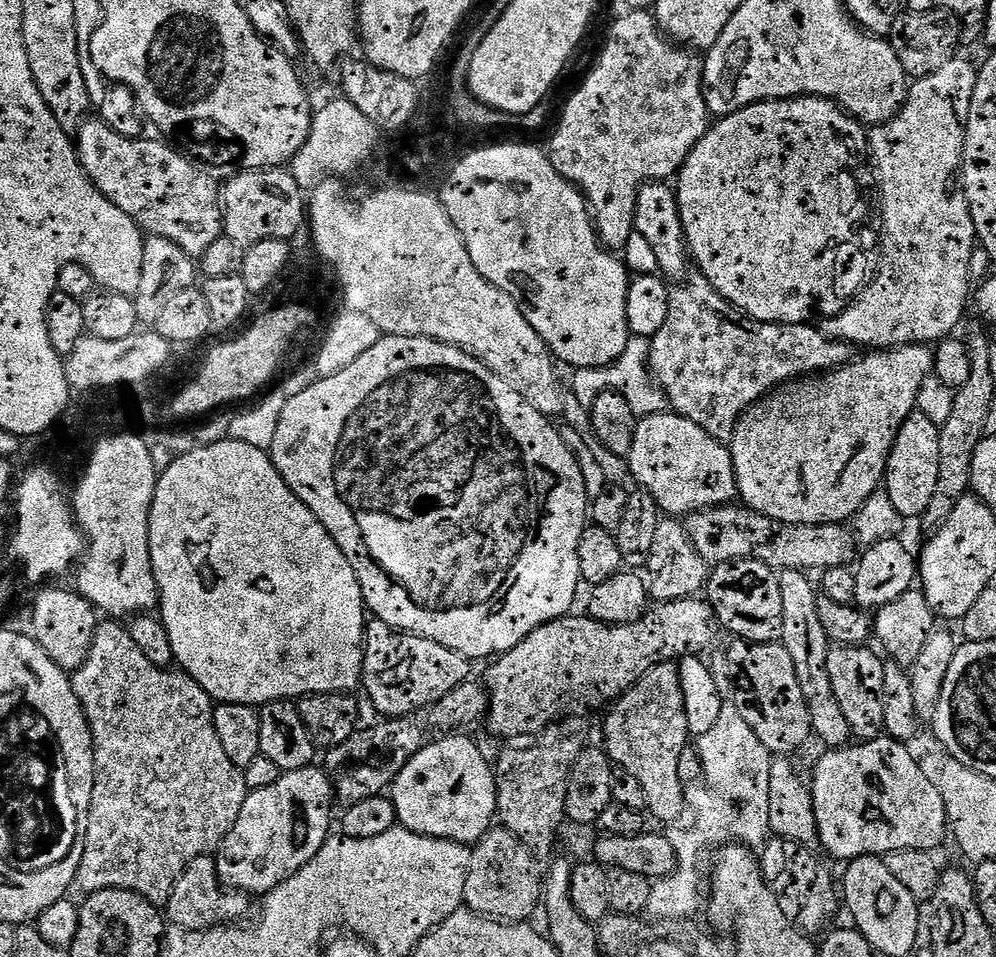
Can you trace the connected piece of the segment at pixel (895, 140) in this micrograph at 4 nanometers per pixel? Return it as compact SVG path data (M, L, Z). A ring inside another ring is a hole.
M953 58L947 60L945 64L943 64L942 66L938 66L938 70L934 70L934 74L913 79L908 89L908 96L904 100L904 105L900 107L900 113L898 113L894 118L890 118L884 124L877 124L871 129L870 160L872 156L873 162L876 163L876 172L878 175L880 175L880 204L882 207L884 207L884 213L882 213L880 216L880 224L878 223L878 267L875 269L874 275L871 277L870 283L867 285L867 287L863 289L863 291L861 291L857 299L853 300L852 303L849 304L848 307L840 313L840 315L829 316L823 321L822 331L824 331L824 333L827 334L831 340L845 340L845 342L853 346L859 346L859 344L861 344L861 346L864 347L864 350L891 350L894 348L902 348L906 344L923 344L925 346L932 346L945 338L951 337L953 333L955 333L952 331L954 331L955 328L959 326L960 319L962 319L964 316L964 307L966 307L967 304L968 306L970 304L970 288L968 292L968 284L970 285L970 254L975 248L978 247L978 241L975 232L974 222L971 220L970 206L967 204L967 196L964 193L963 188L961 188L961 181L958 179L958 177L961 175L961 161L964 158L965 124L968 120L968 115L970 114L971 98L974 97L978 68L976 64L972 65L970 61L960 59L961 58Z

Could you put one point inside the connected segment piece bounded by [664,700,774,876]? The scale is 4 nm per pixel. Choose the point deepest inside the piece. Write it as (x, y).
(730, 802)

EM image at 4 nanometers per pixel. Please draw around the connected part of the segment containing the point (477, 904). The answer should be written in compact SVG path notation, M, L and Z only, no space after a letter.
M503 826L489 828L477 844L471 845L472 857L466 870L464 904L469 912L477 912L501 922L524 922L542 904L542 880L536 876L533 853Z

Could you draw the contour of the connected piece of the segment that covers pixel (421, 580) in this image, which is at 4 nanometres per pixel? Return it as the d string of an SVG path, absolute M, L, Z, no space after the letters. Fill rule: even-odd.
M385 335L374 346L370 346L370 350L366 350L366 354L362 354L362 358L358 358L358 362L350 362L350 366L346 366L346 370L333 376L317 379L317 381L317 384L311 385L309 383L302 390L302 394L290 398L290 402L286 402L286 410L282 410L282 418L278 418L278 430L274 434L274 442L270 449L272 464L278 470L278 474L282 474L286 486L290 486L292 493L315 514L318 522L322 522L322 526L326 526L326 530L334 538L334 542L338 542L338 550L342 550L342 554L346 554L346 562L350 562L350 566L354 566L358 586L362 586L364 607L375 619L386 622L386 626L397 628L400 632L413 632L415 636L430 638L434 642L446 646L446 650L454 650L470 662L476 662L476 660L485 659L484 661L487 661L489 658L503 656L505 652L518 646L518 642L522 642L522 638L526 638L536 628L541 628L544 624L567 616L573 611L572 603L576 600L576 584L578 585L576 551L578 550L578 542L584 533L586 521L590 516L590 499L587 496L586 483L583 481L582 470L579 469L575 455L562 442L559 427L549 417L534 410L534 406L530 406L530 402L526 402L526 398L522 398L522 394L518 390L514 390L514 386L510 386L510 382L506 382L496 372L492 372L482 361L475 360L474 357L466 354L460 348L417 336Z

